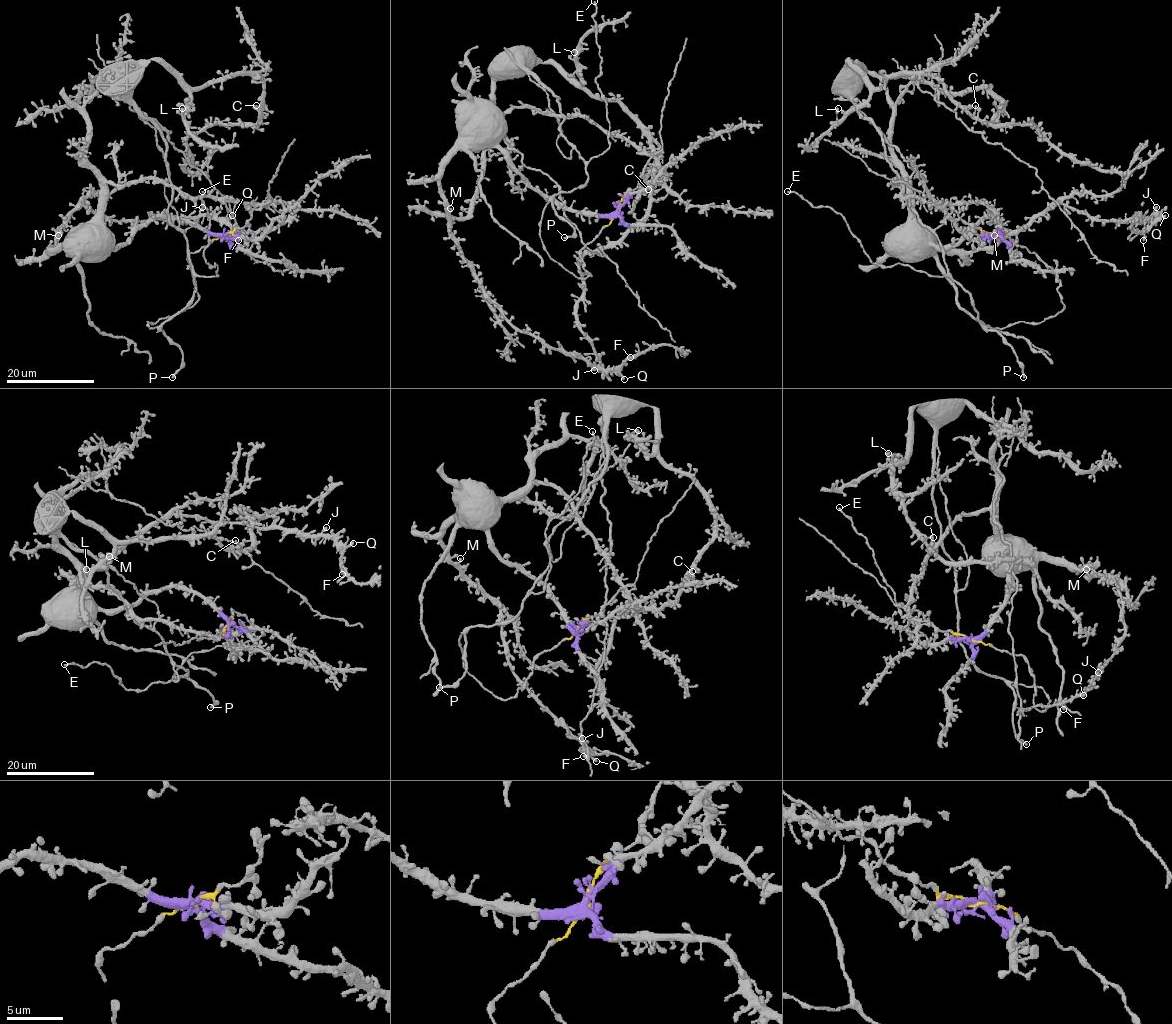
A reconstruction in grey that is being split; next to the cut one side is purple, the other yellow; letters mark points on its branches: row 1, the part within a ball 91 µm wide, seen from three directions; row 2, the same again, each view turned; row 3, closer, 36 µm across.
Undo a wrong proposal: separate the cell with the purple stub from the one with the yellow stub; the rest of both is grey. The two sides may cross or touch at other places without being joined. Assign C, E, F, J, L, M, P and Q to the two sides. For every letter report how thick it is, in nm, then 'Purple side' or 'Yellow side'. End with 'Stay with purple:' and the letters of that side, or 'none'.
C: Thickness 140 nm. Yellow side
E: Thickness 200 nm. Yellow side
F: Thickness 440 nm. Purple side
J: Thickness 360 nm. Purple side
L: Thickness 480 nm. Yellow side
M: Thickness 220 nm. Purple side
P: Thickness 260 nm. Yellow side
Q: Thickness 400 nm. Purple side
Stay with purple: F, J, M, Q

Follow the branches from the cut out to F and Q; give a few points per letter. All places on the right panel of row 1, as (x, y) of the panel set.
F: (997, 235), (986, 216), (954, 244), (933, 244), (991, 248), (1058, 204), (1096, 220), (1154, 215), (1143, 241)
Q: (997, 235), (1000, 225), (986, 216), (954, 244), (933, 244), (991, 248), (1058, 204), (1098, 220), (1165, 215)

